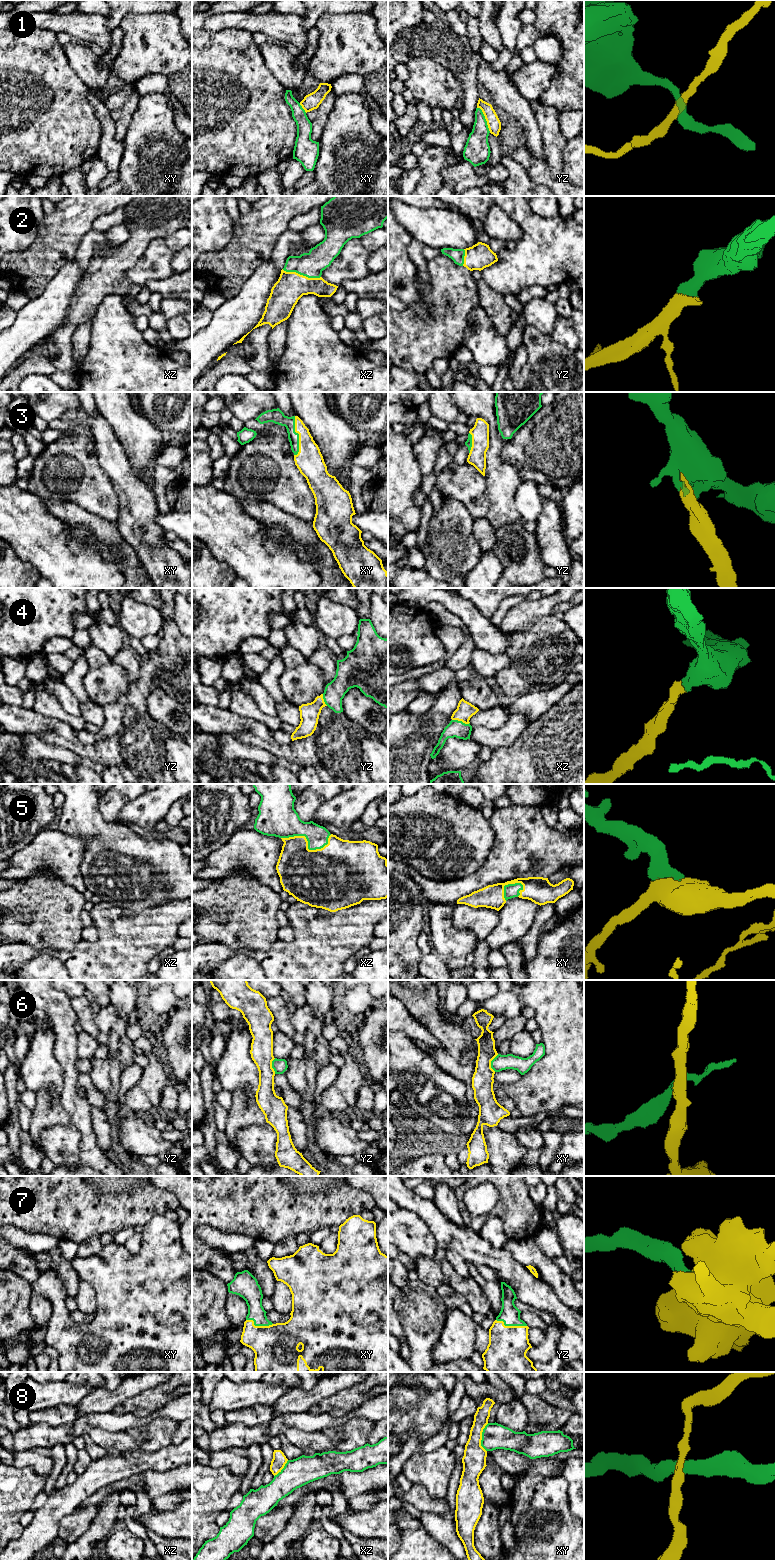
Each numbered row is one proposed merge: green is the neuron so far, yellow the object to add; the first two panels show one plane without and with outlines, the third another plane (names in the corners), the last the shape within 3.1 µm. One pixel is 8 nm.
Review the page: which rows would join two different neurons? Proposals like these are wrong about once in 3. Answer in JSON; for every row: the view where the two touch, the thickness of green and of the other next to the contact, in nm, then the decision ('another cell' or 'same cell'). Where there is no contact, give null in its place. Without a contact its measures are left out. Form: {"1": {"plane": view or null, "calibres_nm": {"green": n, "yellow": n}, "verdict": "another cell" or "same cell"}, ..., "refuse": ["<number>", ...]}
{"1": {"plane": "yz", "calibres_nm": {"green": 200, "yellow": 110}, "verdict": "another cell"}, "2": {"plane": "xz", "calibres_nm": {"green": 200, "yellow": 240}, "verdict": "same cell"}, "3": {"plane": "xy", "calibres_nm": {"green": 120, "yellow": 220}, "verdict": "same cell"}, "4": {"plane": "xz", "calibres_nm": {"green": 140, "yellow": 140}, "verdict": "same cell"}, "5": {"plane": "xz", "calibres_nm": {"green": 240, "yellow": 420}, "verdict": "same cell"}, "6": {"plane": "xy", "calibres_nm": {"green": 130, "yellow": 180}, "verdict": "another cell"}, "7": {"plane": "yz", "calibres_nm": {"green": 160, "yellow": 320}, "verdict": "same cell"}, "8": {"plane": "xy", "calibres_nm": {"green": 200, "yellow": 190}, "verdict": "another cell"}, "refuse": ["1", "6", "8"]}

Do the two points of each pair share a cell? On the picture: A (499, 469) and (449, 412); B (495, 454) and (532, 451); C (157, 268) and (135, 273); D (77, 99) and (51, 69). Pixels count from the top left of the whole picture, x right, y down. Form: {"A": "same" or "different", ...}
{"A": "different", "B": "different", "C": "same", "D": "same"}

